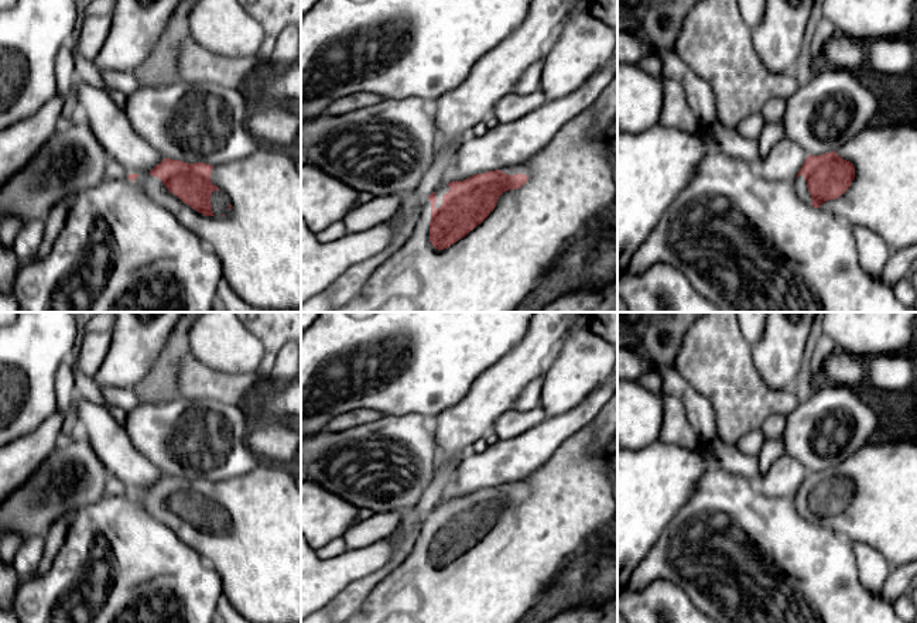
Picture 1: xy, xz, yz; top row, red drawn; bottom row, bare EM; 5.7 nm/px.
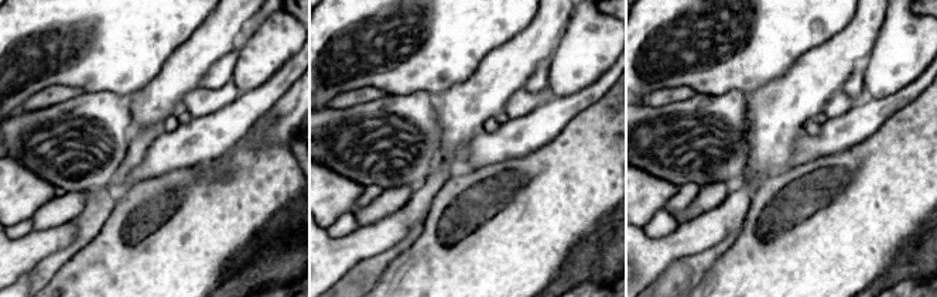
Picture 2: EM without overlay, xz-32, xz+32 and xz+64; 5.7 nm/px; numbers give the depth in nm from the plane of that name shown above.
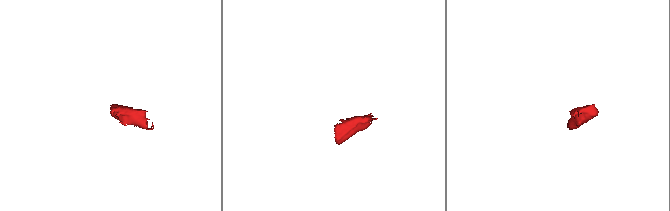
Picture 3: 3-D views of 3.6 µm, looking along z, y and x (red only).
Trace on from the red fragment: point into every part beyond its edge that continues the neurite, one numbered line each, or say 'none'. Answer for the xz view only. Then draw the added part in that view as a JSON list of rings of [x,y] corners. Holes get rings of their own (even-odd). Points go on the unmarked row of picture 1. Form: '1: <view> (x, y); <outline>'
1: xz (499, 579); [[[589,427],[582,428],[571,438],[562,442],[554,456],[517,483],[502,485],[500,487],[509,492],[524,490],[528,493],[527,499],[519,506],[503,509],[495,526],[489,533],[471,547],[465,554],[451,561],[448,565],[438,566],[430,558],[430,538],[431,538],[431,518],[427,514],[421,523],[420,534],[414,542],[414,550],[406,561],[396,569],[387,572],[381,582],[369,593],[362,602],[362,606],[343,623],[519,623],[528,612],[537,606],[550,585],[557,579],[560,571],[567,562],[586,550],[588,541],[598,534],[606,524],[617,517],[617,500],[613,496],[613,483],[617,482],[617,432],[610,437],[603,445],[593,445],[593,434]]]

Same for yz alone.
1: yz (882, 514); [[[900,435],[892,442],[869,442],[842,461],[835,469],[853,480],[855,496],[838,516],[824,518],[821,524],[853,542],[872,547],[887,559],[892,568],[917,561],[917,441],[906,439]]]

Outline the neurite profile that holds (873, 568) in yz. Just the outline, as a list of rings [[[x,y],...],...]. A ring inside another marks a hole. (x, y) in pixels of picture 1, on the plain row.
[[[855,542],[852,550],[860,583],[866,591],[880,593],[893,568],[880,552],[866,544]]]

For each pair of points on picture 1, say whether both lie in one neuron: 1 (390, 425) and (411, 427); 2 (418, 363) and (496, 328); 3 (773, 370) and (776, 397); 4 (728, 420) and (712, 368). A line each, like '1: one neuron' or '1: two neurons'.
1: one neuron
2: one neuron
3: two neurons
4: one neuron

